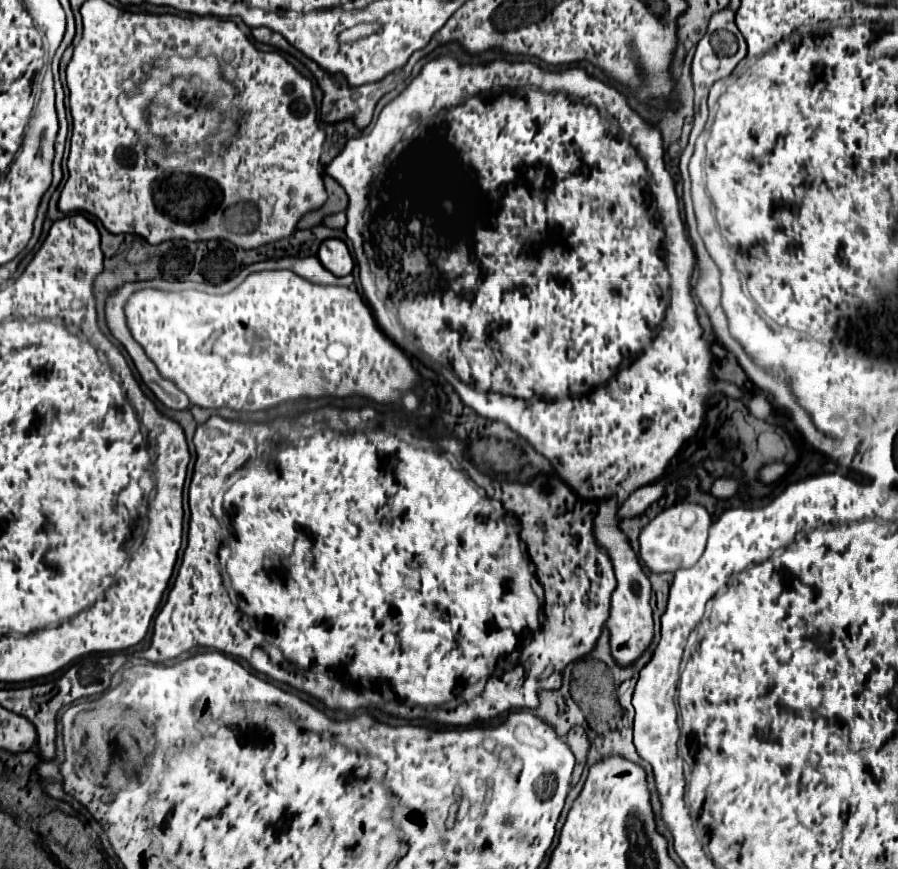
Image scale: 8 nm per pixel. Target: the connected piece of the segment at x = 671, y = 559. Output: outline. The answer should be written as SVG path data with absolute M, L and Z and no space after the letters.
M680 502L662 510L646 528L640 532L640 560L652 572L676 572L678 568L690 568L696 564L696 558L706 548L708 528L712 520L704 506Z

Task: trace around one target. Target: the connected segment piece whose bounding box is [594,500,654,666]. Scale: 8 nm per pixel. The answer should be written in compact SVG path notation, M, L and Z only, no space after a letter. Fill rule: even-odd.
M600 500L598 502L598 514L594 520L594 536L598 538L598 544L604 546L610 552L614 574L618 580L618 586L612 594L612 608L610 608L610 618L606 622L610 630L610 646L612 646L612 656L616 662L628 666L632 664L652 642L654 636L654 626L652 626L652 606L650 606L650 594L652 586L648 580L648 574L644 572L638 556L630 548L624 532L618 528L618 518L616 518L618 502L616 500Z

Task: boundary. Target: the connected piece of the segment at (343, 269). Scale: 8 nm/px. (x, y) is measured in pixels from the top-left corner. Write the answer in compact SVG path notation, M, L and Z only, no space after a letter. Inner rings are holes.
M330 238L320 244L318 260L324 264L326 270L330 270L334 276L346 276L354 268L354 260L348 252L348 246L342 240Z

